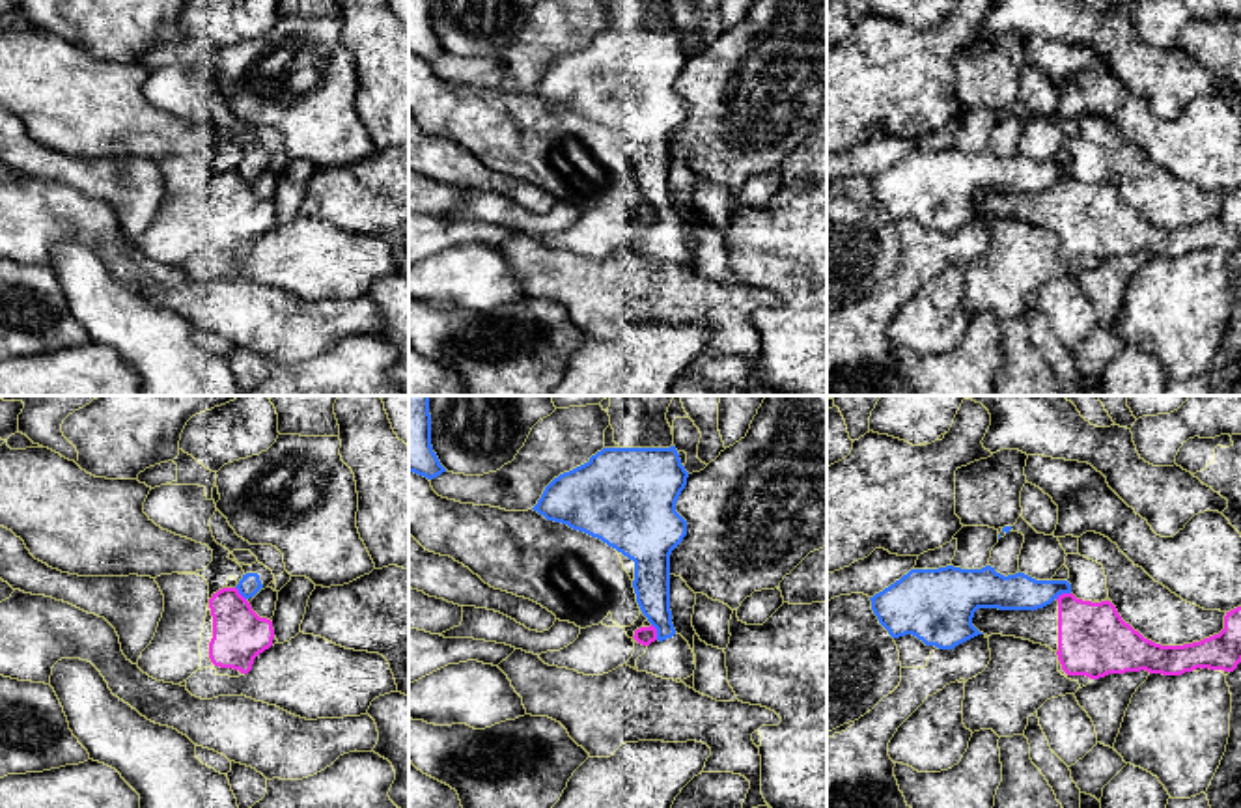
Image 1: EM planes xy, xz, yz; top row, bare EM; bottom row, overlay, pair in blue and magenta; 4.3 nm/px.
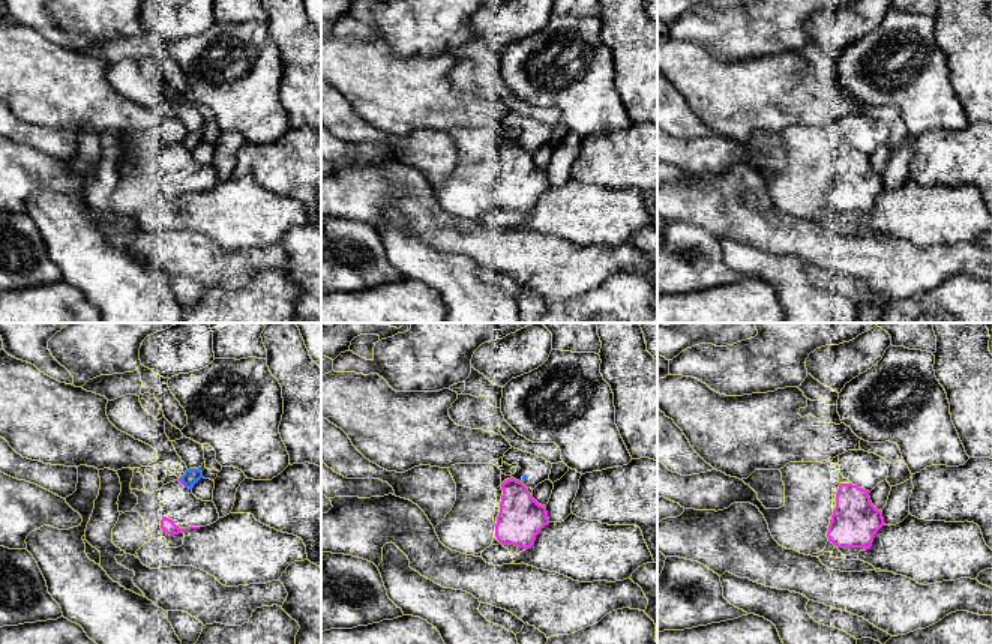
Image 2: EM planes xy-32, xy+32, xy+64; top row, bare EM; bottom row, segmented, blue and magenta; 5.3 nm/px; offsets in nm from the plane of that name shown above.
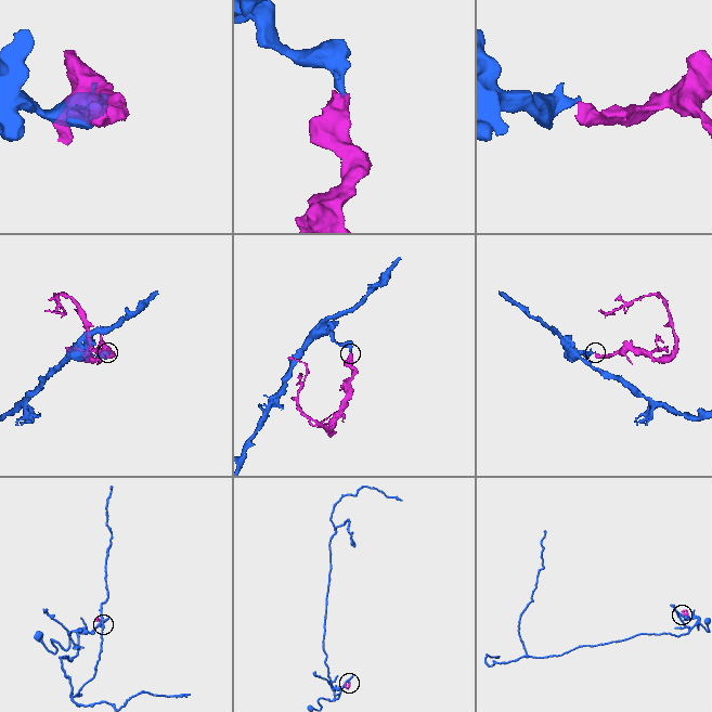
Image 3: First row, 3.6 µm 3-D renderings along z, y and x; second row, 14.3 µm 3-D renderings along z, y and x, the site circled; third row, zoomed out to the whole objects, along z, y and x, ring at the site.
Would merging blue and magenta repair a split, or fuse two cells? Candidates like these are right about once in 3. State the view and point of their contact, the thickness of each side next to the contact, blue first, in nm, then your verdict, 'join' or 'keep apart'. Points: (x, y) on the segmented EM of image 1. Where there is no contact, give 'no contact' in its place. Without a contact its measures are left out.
yz (1062, 592) | 160/300 nm | keep apart

